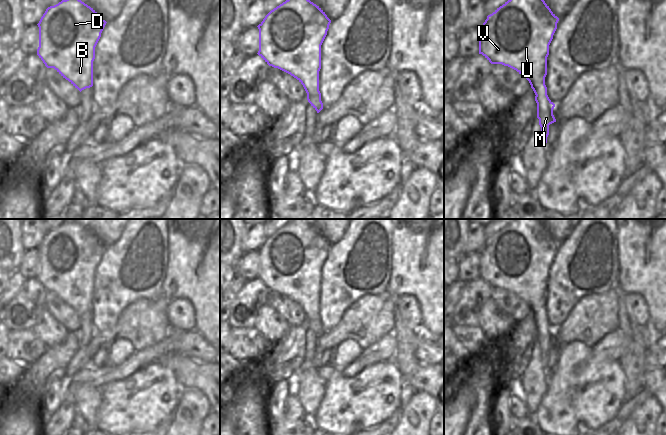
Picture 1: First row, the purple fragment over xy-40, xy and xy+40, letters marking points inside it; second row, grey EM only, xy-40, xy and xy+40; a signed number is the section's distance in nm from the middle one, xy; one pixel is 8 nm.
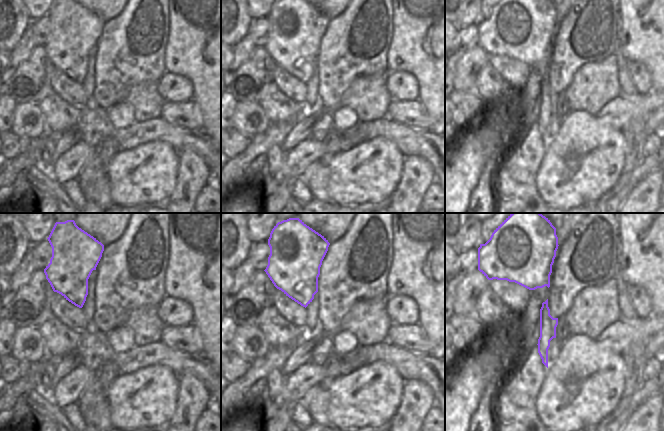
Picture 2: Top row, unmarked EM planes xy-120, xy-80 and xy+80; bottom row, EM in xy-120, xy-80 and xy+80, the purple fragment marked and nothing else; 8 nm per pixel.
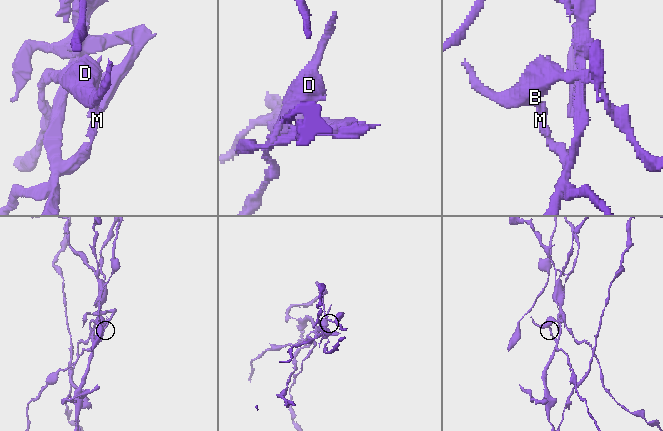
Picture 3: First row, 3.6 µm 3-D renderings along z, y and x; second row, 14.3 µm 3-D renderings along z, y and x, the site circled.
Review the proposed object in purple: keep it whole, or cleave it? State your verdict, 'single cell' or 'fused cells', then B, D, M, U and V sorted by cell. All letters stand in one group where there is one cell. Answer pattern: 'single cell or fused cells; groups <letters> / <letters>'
fused cells; groups B D U V / M

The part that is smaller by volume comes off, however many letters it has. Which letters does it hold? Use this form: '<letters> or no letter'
B, D, U, V

